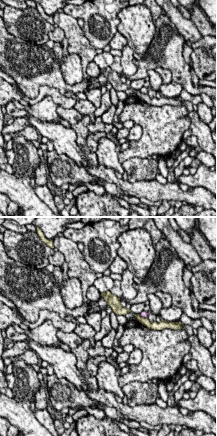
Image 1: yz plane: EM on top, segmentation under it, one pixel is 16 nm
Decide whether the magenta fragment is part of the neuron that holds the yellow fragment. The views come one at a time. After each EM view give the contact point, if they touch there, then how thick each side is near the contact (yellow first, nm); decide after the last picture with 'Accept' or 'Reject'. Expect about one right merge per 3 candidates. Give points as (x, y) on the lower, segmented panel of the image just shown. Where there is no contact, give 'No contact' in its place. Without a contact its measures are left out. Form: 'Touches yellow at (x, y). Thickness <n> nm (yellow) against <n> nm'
Touches yellow at (142, 317). Thickness 130 nm (yellow) against 120 nm

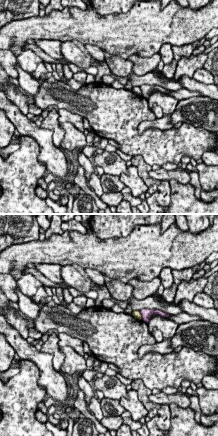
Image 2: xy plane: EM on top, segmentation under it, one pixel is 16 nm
Touches yellow at (140, 314). Thickness 130 nm (yellow) against 160 nm

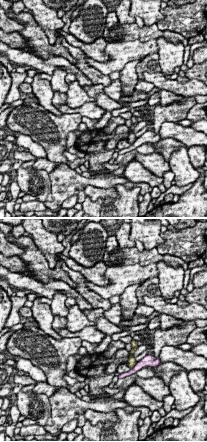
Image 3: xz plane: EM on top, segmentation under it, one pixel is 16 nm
Touches yellow at (134, 365). Thickness 140 nm (yellow) against 160 nm

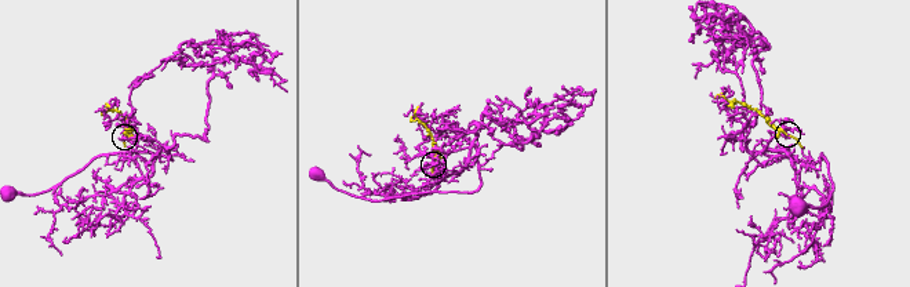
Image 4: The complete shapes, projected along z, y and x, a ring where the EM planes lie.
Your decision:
Reject

